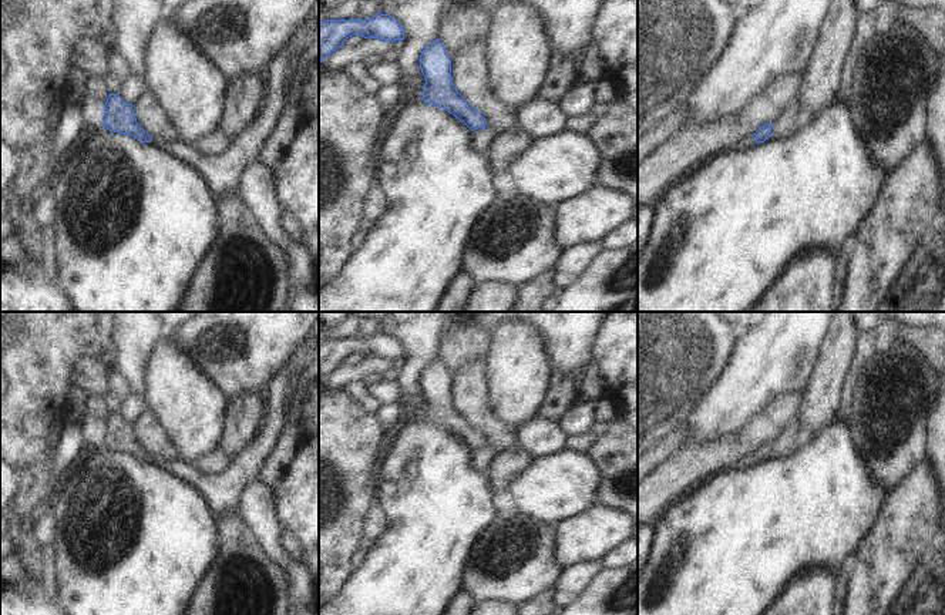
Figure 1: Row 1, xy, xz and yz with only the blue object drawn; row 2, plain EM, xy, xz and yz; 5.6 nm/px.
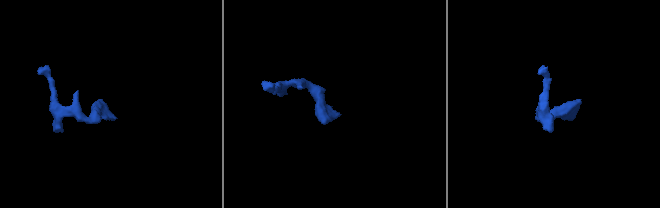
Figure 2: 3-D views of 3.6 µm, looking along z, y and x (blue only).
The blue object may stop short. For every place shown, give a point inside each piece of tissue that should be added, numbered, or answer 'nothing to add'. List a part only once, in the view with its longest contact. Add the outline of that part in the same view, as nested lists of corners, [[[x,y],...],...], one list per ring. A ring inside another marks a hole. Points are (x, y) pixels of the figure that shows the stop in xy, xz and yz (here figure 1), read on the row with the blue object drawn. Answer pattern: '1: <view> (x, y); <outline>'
1: yz (746, 143); [[[746,137],[741,138],[740,141],[737,141],[730,151],[743,151],[743,149],[749,149],[753,148],[756,145],[756,140],[753,137]]]

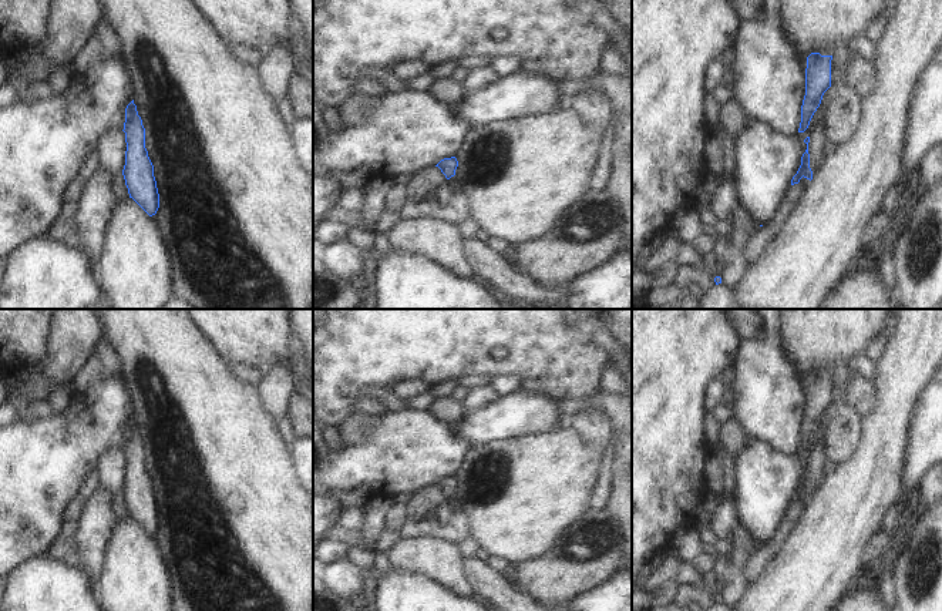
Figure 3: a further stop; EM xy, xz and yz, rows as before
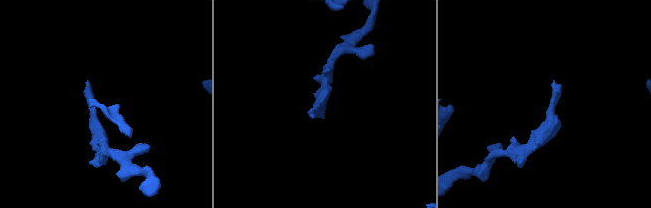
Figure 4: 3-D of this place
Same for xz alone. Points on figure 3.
nothing to add

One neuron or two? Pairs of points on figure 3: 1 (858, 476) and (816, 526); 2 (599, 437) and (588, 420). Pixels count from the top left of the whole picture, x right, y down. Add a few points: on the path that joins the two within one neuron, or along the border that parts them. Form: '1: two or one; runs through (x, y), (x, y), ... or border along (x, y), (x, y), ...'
1: one; runs through (853, 489), (828, 513)
2: one; runs through (598, 433), (592, 425)

